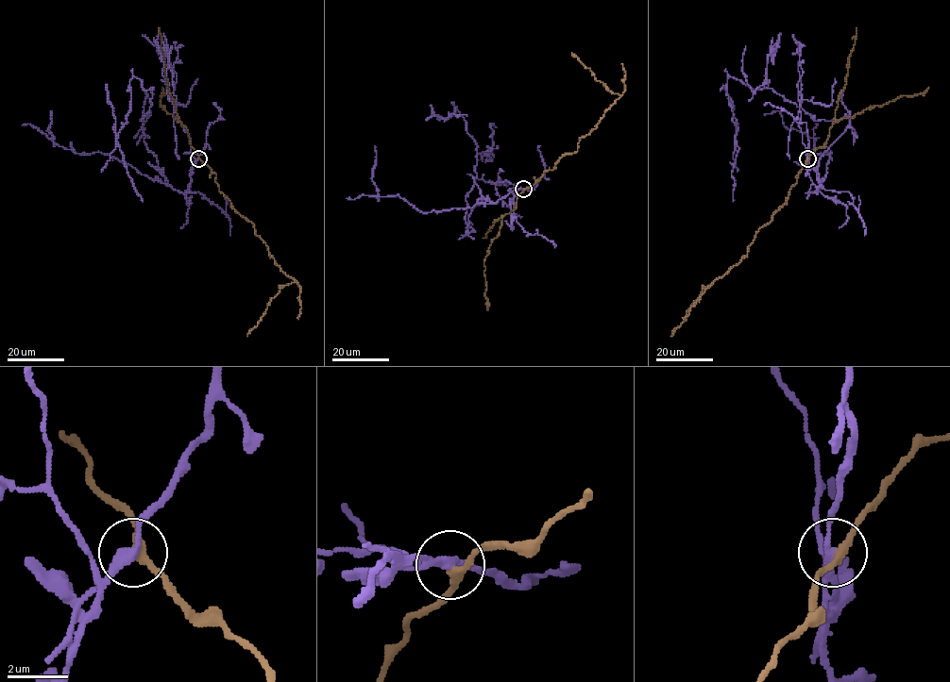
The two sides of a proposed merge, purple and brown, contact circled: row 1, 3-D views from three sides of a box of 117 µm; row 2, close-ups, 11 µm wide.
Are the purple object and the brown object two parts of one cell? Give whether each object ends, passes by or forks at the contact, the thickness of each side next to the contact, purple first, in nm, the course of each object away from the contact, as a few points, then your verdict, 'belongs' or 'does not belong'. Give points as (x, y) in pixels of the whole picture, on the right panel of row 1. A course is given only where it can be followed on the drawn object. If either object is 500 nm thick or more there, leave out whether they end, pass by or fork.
purple passes by; brown passes by; calibres 280 and 260 nm; course purple (807, 158), (814, 192), (818, 160), (848, 115), (815, 121), (771, 89), (728, 76), (738, 148), (733, 202); course brown (807, 158), (788, 197), (771, 221), (755, 232), (747, 254), (704, 288), (670, 336); does not belong

